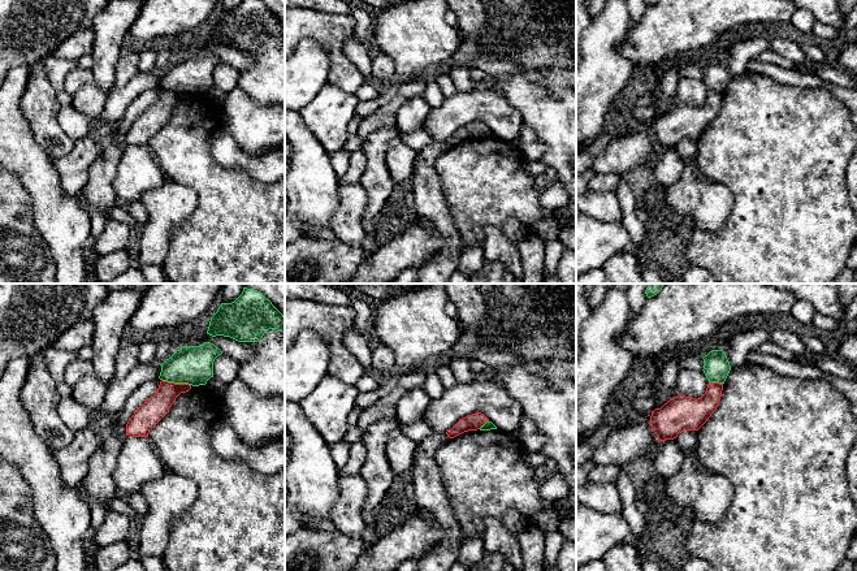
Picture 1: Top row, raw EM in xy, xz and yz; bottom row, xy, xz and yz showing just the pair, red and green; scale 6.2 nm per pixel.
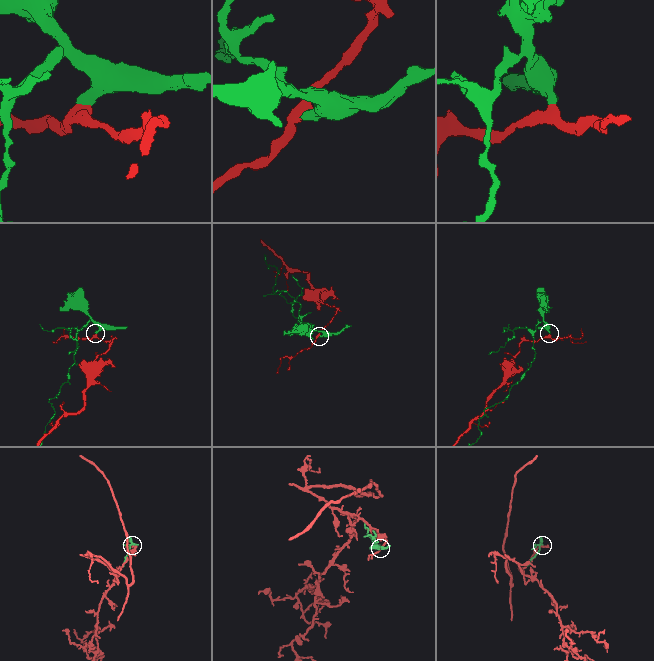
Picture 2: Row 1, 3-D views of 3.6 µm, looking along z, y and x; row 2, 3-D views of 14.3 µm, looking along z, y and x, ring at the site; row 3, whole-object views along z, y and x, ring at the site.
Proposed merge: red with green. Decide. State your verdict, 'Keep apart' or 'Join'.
Keep apart

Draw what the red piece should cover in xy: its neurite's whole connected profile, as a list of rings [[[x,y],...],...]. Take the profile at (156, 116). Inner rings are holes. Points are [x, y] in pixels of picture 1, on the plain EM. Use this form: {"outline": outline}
{"outline": [[[160,90],[156,103],[148,107],[126,133],[126,144],[148,146],[150,139],[169,121],[176,107],[191,98],[189,92]]]}

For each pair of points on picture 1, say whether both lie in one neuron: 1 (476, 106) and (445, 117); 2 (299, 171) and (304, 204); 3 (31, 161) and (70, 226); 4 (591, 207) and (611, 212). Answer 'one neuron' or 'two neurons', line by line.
1: one neuron
2: one neuron
3: one neuron
4: one neuron

